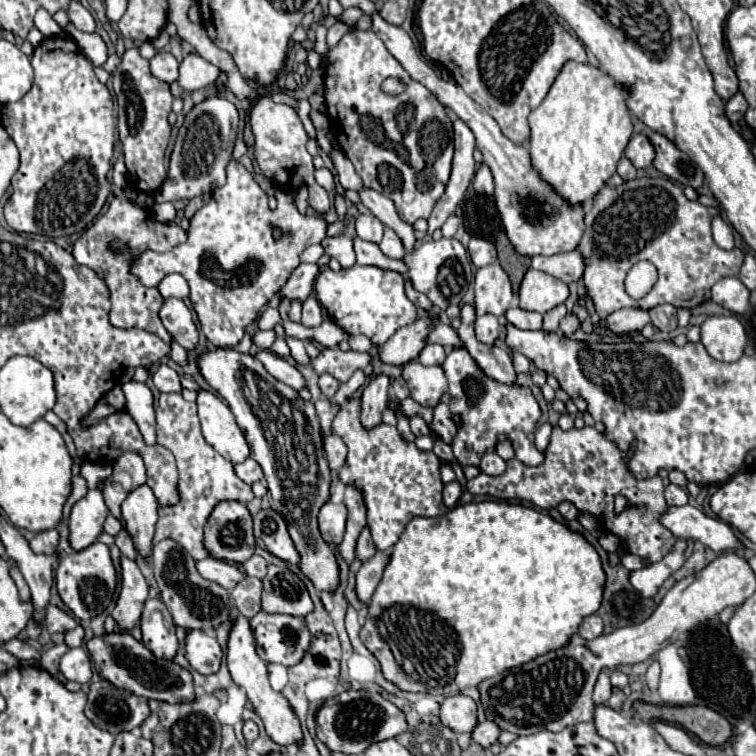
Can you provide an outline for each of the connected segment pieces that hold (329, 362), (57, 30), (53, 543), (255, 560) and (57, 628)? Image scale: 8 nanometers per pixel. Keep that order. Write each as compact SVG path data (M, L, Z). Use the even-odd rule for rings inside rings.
M325 349L319 353L317 359L313 359L313 369L321 375L321 373L331 373L335 379L339 381L347 381L357 369L365 369L369 363L373 361L373 355L371 353L357 353L357 351L347 351L343 353L341 349Z
M39 9L35 13L35 27L45 35L45 37L53 37L53 35L63 35L63 29L53 21L51 13L47 9Z
M49 529L49 531L37 533L37 535L29 541L29 547L31 547L31 551L37 553L37 555L53 555L53 553L57 553L57 543L59 543L59 533L57 533L57 529Z
M259 555L249 557L243 565L245 565L245 571L247 571L249 575L253 575L253 577L263 579L263 577L267 575L267 561L265 561L263 557L259 557Z
M49 605L47 607L45 629L49 633L65 633L65 631L71 631L75 627L77 627L77 623L75 623L75 619L69 613L61 611L57 605Z

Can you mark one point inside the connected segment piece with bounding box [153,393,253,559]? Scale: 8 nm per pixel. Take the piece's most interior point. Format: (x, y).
(205, 478)

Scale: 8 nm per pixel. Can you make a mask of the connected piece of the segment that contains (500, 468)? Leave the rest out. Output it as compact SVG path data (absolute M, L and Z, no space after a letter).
M487 451L487 453L481 457L479 469L485 471L487 475L501 475L501 473L505 471L505 461L503 461L495 451Z

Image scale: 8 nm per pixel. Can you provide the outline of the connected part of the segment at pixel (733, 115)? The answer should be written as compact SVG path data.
M735 93L727 103L725 103L725 109L727 109L727 115L729 115L729 121L733 123L733 125L737 125L737 121L745 115L745 111L747 111L747 101L745 101L745 97L741 95L741 93Z

